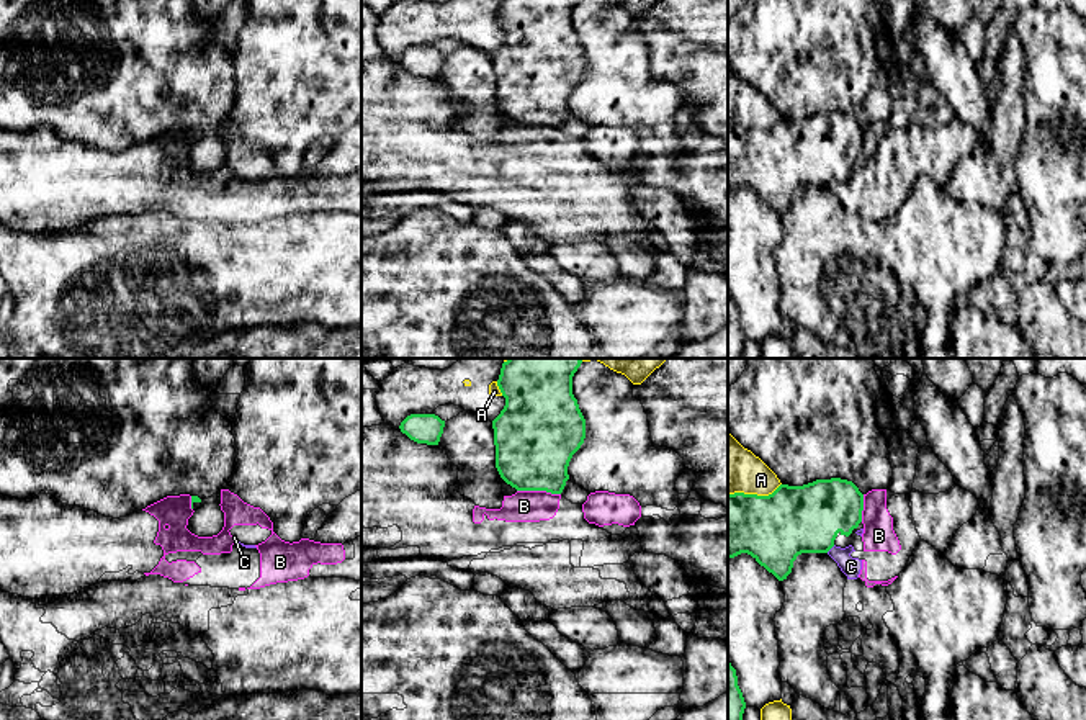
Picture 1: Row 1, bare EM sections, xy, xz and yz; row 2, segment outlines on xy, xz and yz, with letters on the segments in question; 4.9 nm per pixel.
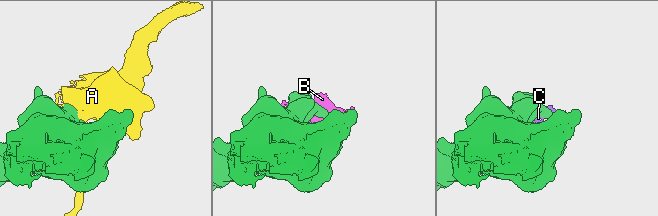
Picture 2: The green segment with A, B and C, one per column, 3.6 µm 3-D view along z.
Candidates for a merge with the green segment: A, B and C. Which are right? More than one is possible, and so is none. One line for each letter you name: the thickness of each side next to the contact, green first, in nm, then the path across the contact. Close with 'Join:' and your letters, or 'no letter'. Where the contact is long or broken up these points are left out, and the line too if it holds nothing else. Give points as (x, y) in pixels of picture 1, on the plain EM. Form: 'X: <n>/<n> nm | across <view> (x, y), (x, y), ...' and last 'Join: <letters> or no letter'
Join: no letter

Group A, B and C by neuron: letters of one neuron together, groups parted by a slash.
A / B C

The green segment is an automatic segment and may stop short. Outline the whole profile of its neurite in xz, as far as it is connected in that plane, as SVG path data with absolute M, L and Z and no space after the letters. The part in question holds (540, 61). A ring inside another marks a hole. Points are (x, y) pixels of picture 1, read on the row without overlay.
M502 0L497 20L505 39L492 54L496 101L517 124L561 128L569 113L568 100L586 72L586 52L572 28L579 0Z

